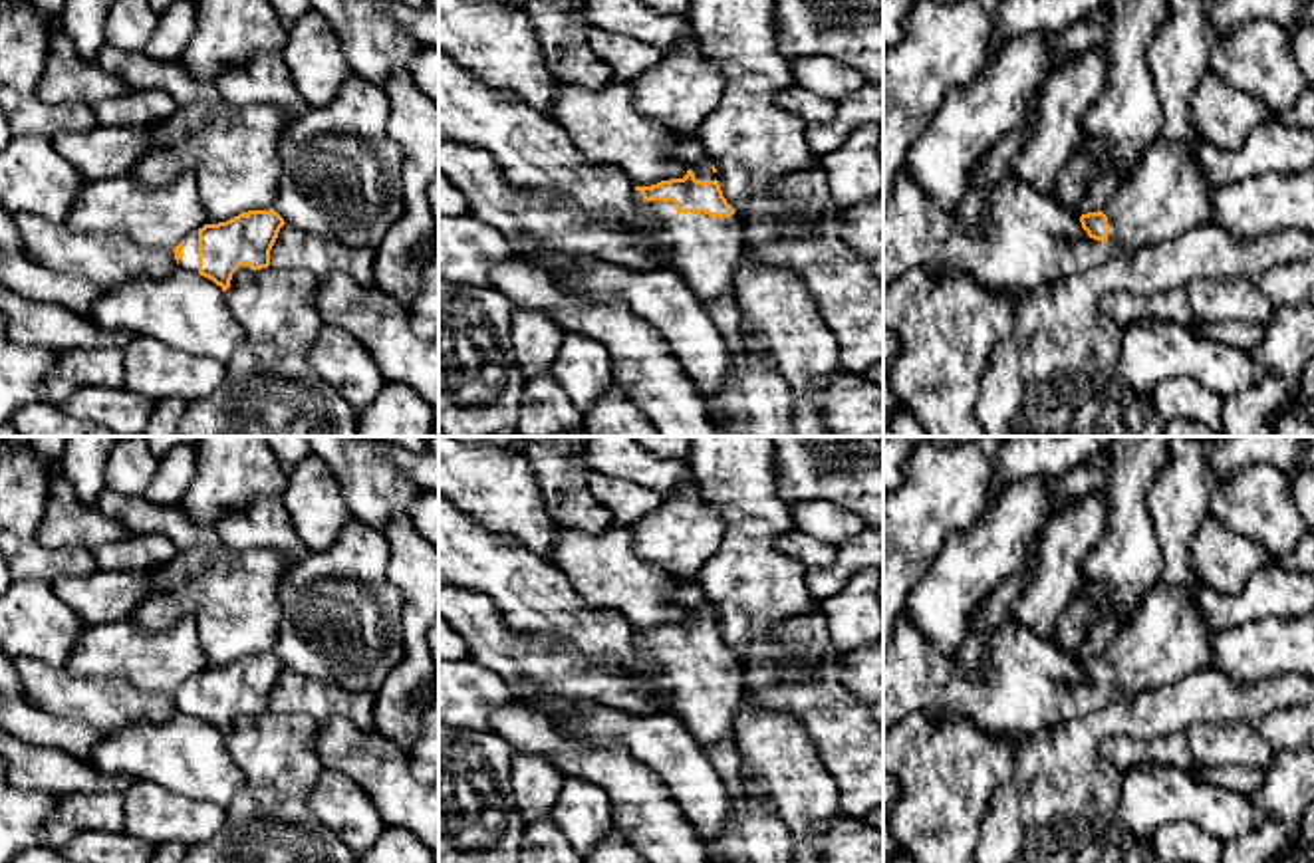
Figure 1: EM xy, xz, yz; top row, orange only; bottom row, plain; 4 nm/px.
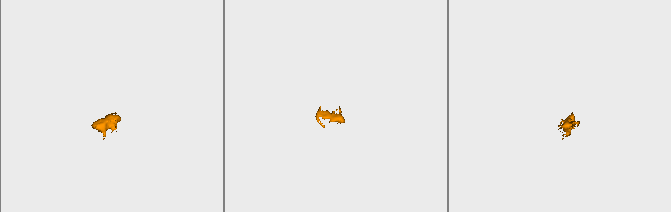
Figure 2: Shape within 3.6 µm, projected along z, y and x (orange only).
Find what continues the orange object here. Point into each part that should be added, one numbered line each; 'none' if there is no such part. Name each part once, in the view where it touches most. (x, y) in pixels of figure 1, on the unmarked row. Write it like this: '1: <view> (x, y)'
1: xy (294, 693)

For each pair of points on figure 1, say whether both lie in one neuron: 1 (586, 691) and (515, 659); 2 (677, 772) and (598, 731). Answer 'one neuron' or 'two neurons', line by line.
1: one neuron
2: one neuron

